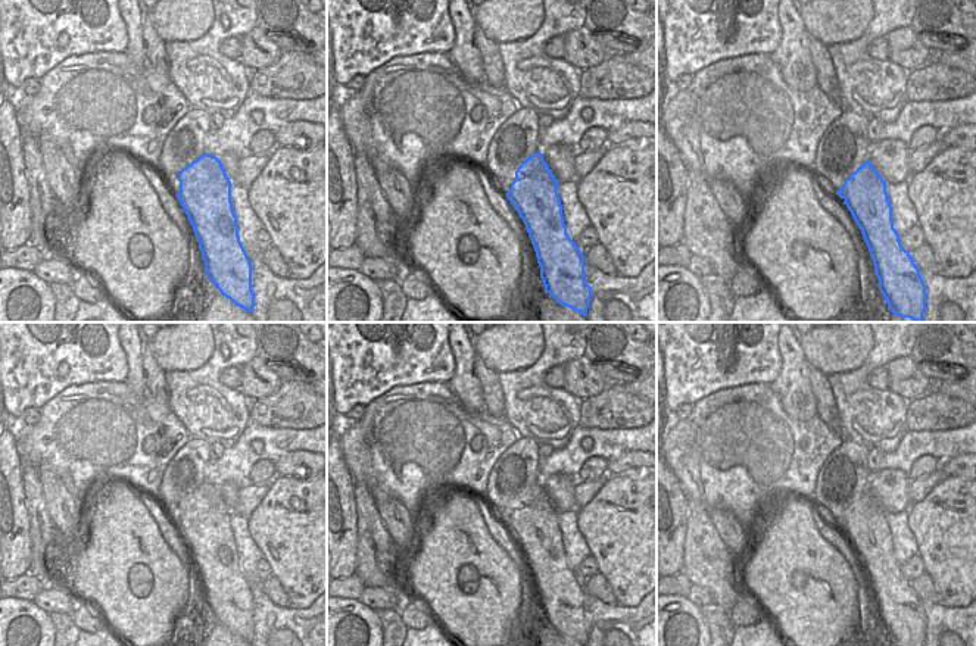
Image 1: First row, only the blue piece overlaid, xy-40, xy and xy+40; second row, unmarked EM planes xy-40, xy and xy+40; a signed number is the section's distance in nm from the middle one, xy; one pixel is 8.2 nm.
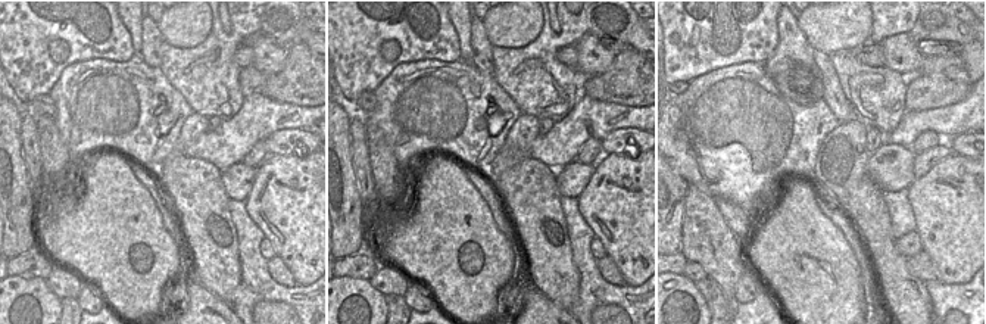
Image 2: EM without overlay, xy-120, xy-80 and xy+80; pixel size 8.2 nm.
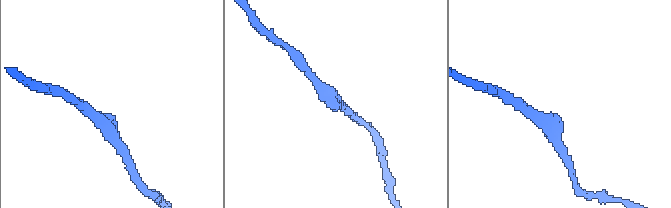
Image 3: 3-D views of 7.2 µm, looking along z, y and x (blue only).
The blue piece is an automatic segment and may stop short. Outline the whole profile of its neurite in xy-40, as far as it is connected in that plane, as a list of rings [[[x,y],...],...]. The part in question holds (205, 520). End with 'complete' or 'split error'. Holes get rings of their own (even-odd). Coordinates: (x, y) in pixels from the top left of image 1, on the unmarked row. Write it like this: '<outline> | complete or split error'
[[[203,483],[178,503],[180,530],[199,572],[208,609],[236,636],[252,642],[252,593],[240,571],[231,511],[216,486]]] | complete

